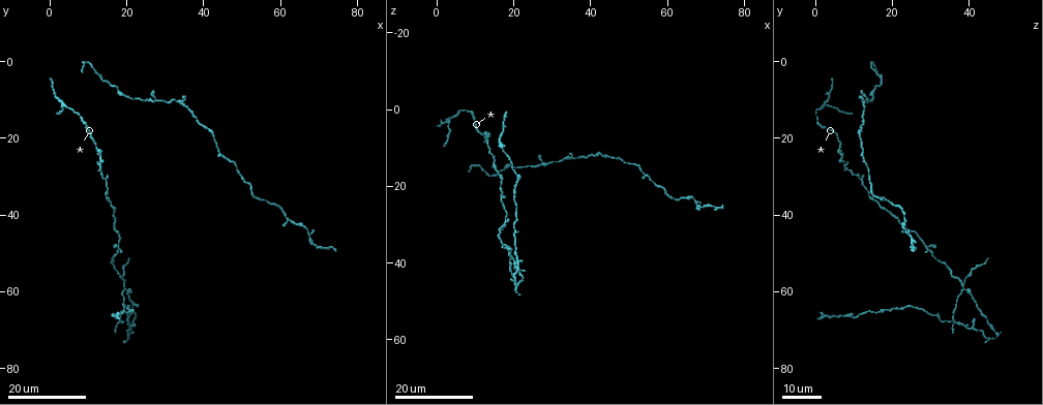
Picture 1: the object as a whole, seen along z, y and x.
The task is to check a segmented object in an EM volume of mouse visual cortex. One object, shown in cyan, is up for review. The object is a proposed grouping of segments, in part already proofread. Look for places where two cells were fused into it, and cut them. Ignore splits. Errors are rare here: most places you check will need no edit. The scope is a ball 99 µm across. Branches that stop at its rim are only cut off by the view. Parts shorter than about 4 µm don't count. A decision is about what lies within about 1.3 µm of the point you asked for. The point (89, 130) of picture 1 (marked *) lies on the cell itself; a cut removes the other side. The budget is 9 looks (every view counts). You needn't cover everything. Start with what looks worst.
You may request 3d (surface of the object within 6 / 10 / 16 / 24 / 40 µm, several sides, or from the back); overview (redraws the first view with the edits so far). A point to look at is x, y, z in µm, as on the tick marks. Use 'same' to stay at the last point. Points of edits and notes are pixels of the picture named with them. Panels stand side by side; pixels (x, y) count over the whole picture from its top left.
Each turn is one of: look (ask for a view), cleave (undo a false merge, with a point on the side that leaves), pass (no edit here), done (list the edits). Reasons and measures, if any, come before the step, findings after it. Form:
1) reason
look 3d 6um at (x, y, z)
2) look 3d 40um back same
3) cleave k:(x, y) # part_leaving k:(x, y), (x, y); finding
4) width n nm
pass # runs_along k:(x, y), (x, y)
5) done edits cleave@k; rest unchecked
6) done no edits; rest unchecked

three-way junction
look 3d 24um at (20.0, 59.5, 39.0)

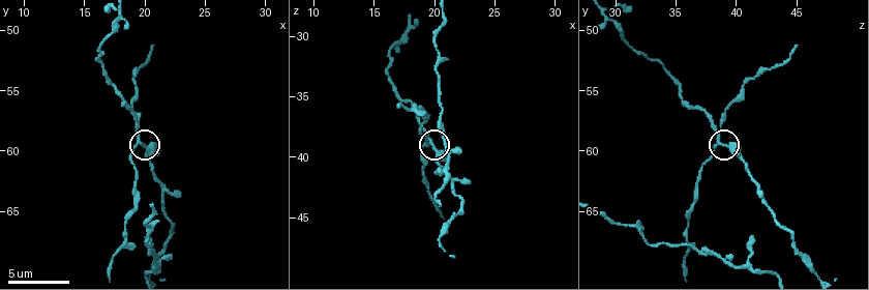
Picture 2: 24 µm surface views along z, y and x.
look 3d 10um at (19.8, 59.4, 38.8)

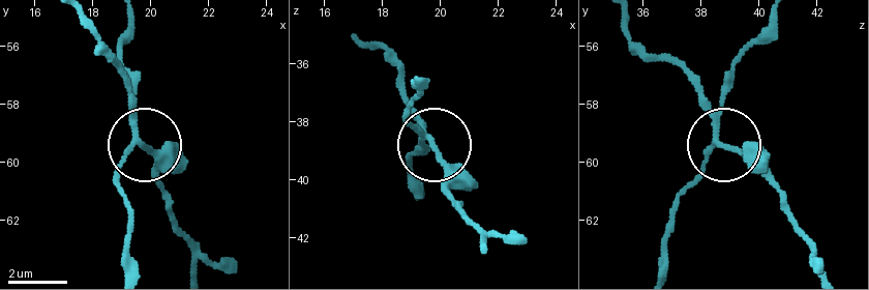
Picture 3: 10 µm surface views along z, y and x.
arms 3
cleave 3:(721, 87) # part_leaving 3:(716, 136), (703, 170), (677, 207), (664, 267); a second cell is stuck on

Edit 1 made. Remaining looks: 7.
three arms meet
look 3d 16um at (2.5, 11.5, 3.0)

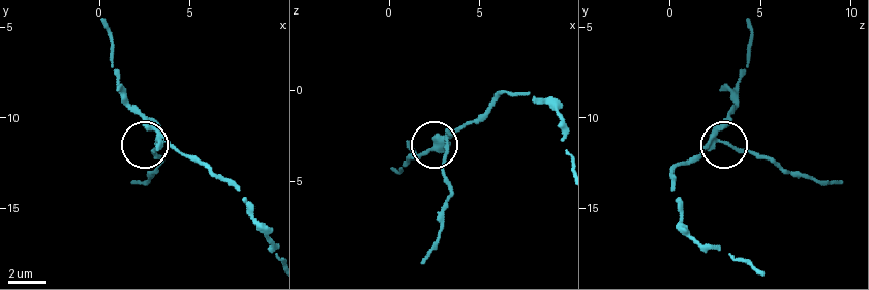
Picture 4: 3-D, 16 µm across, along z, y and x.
look 3d 10um at (3.3, 11.2, 2.6)

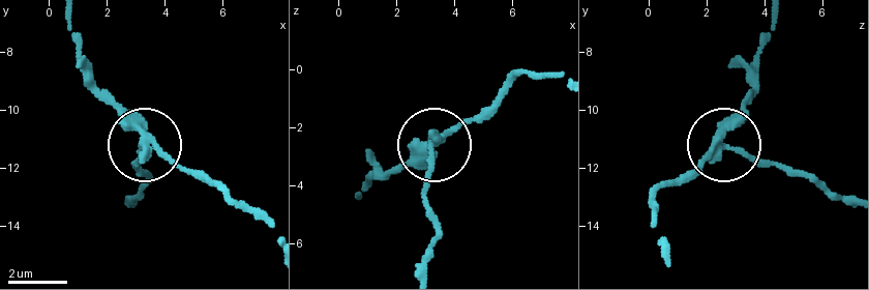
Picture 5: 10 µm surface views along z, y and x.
width 340 nm
cleave 5:(132, 163) # part_leaving 5:(728, 150), (815, 175), (845, 195); two cells meet here

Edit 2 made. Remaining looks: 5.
looks like a crossing
look 3d 24um at (18.0, 48.5, 29.5)

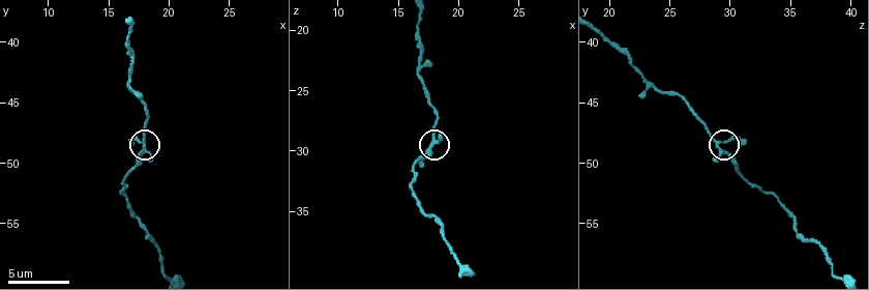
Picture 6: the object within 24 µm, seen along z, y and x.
closer look
look 3d 10um at (17.8, 48.4, 29.0)

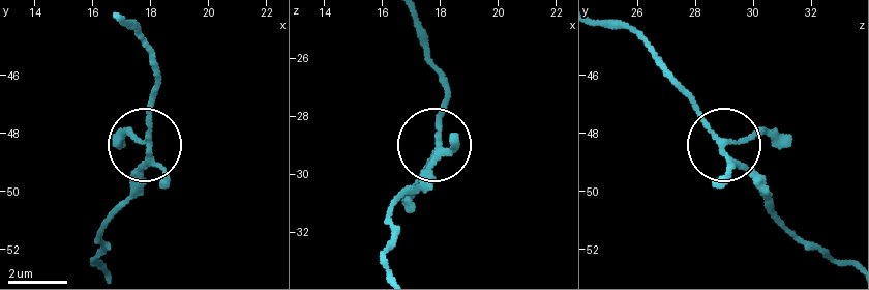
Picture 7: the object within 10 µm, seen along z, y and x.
other side
look 3d 10um back at (18.0, 48.3, 28.9)

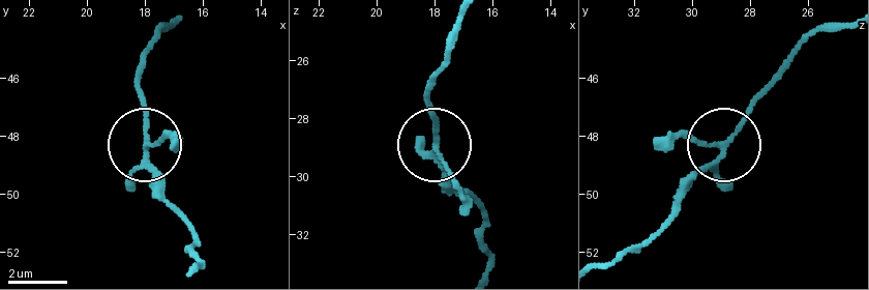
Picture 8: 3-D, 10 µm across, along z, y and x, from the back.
arms 4
pass # one cell here

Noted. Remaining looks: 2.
sudden change in width
look 3d 16um at (14.5, 34.5, 14.0)

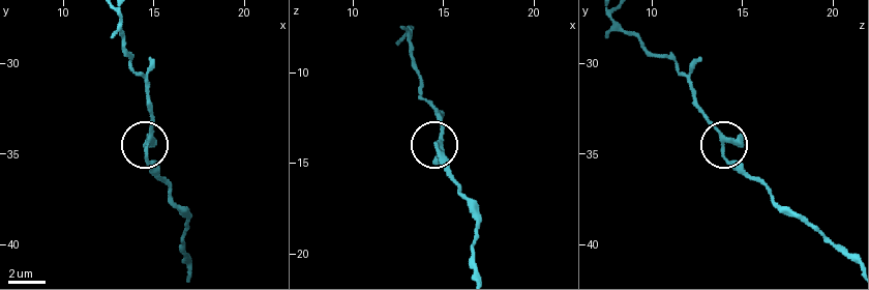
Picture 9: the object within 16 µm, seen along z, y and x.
look 3d 6um at (14.6, 34.6, 13.9)

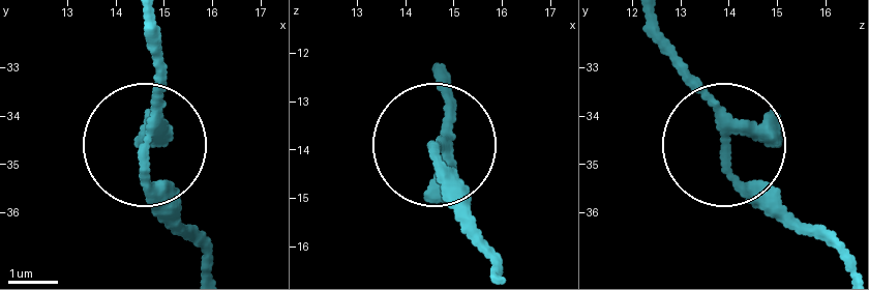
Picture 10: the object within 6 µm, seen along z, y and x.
width 190 nm
pass # runs_along 10:(144, 25), (156, 75), (144, 185), (177, 231); continuous, no second cell

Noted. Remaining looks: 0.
done edits cleave@3, cleave@5; rest unchecked

